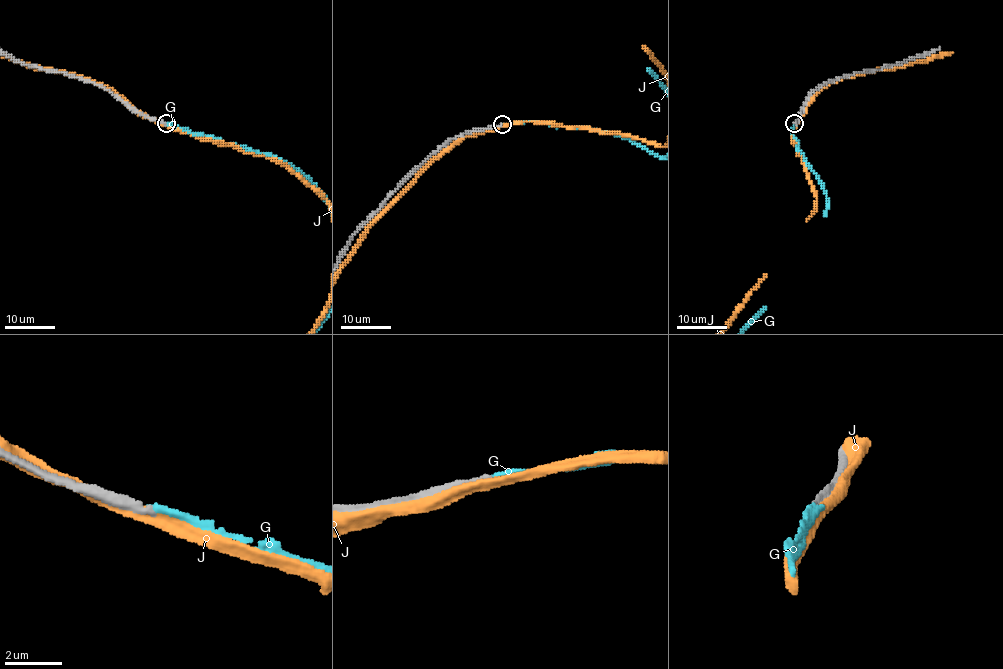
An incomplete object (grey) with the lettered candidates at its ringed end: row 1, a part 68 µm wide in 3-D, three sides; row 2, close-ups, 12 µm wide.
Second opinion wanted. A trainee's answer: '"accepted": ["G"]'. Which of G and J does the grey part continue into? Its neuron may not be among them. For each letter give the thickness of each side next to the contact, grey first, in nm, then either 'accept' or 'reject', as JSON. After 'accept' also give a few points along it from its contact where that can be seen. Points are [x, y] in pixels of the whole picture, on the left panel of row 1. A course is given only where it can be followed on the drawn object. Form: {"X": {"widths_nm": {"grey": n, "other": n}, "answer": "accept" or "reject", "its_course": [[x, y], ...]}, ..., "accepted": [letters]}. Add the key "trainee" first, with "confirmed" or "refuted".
{"trainee": "refuted", "G": {"widths_nm": {"grey": 280, "other": 300}, "answer": "reject"}, "J": {"widths_nm": {"grey": 360, "other": 400}, "answer": "reject"}, "accepted": []}

